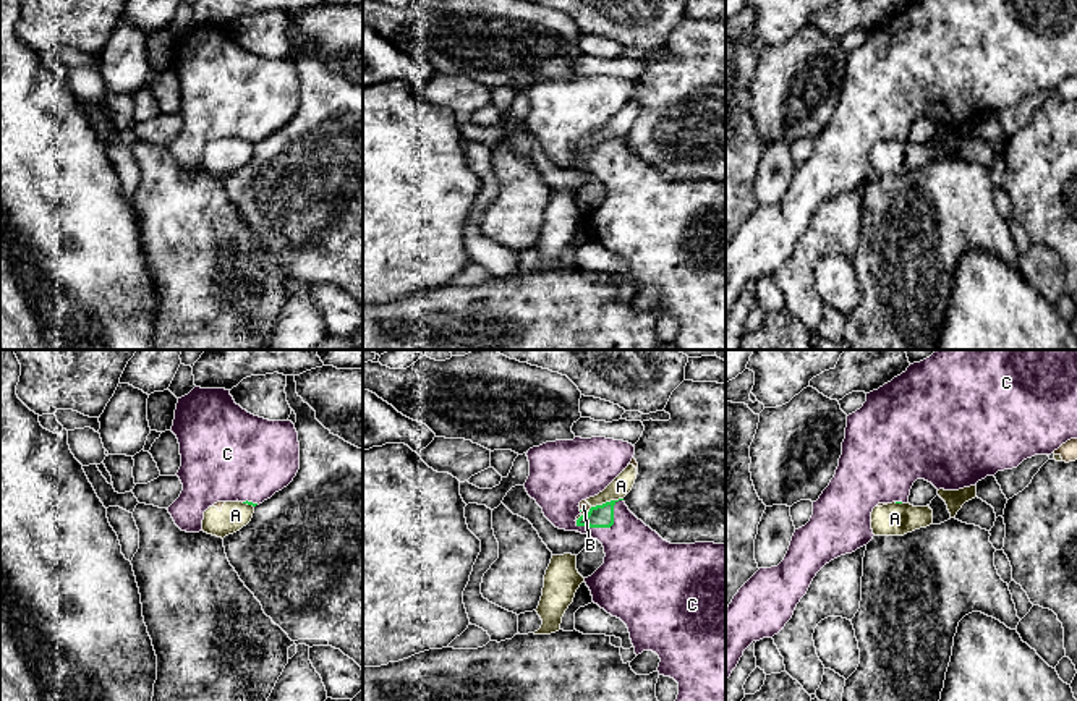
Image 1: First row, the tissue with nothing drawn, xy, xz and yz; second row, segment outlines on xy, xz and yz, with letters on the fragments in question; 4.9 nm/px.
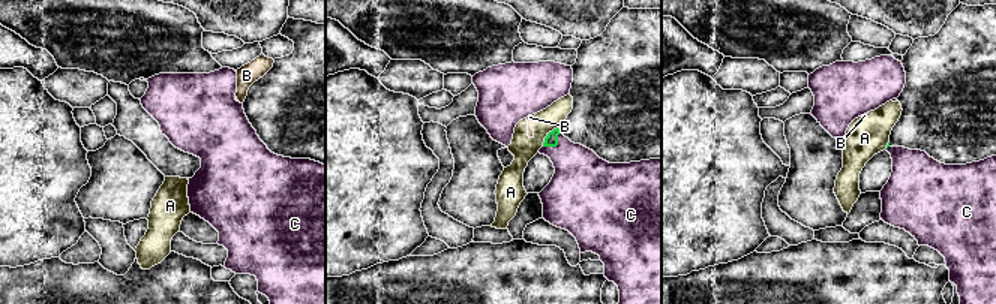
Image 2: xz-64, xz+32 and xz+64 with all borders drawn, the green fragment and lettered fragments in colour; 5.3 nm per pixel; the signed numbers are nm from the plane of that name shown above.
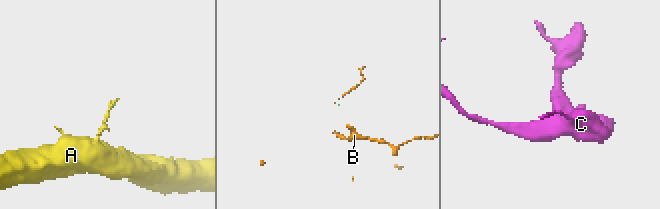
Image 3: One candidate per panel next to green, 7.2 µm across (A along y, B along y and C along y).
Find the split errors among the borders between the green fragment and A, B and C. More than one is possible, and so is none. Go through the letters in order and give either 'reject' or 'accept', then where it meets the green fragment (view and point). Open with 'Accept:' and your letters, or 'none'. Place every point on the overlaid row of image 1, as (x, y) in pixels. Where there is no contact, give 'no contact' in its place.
Accept: C
A: reject; contact xz (606, 502)
B: reject; contact xz (588, 512)
C: accept; contact xz (606, 526)

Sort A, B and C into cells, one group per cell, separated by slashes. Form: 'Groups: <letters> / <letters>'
Groups: A B / C

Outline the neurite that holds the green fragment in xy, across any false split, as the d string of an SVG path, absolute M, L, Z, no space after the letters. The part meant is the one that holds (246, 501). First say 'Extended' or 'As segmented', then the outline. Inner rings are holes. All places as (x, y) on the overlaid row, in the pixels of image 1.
Extended. M194 387L178 398L172 432L180 444L183 484L180 497L167 508L186 533L202 531L204 512L217 502L259 505L287 487L300 469L298 432L292 421L269 421L235 403L230 390Z

